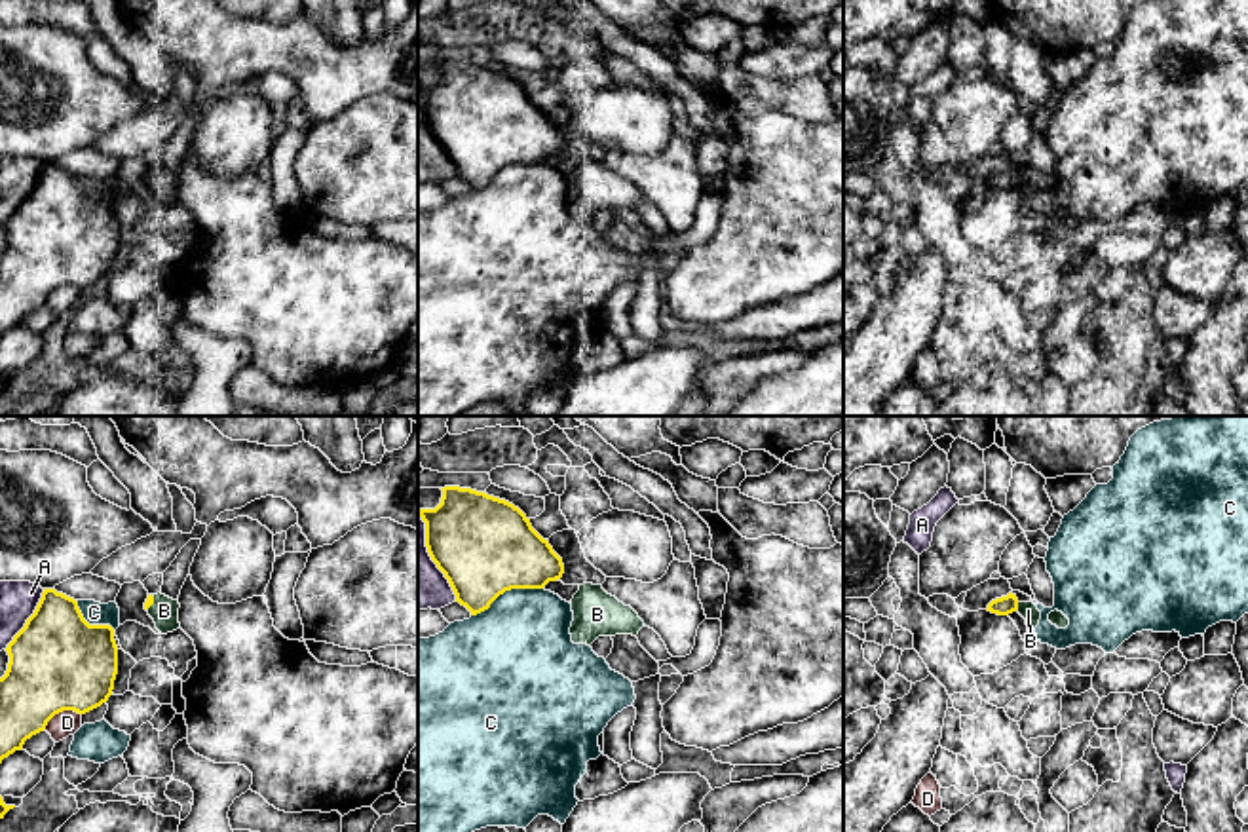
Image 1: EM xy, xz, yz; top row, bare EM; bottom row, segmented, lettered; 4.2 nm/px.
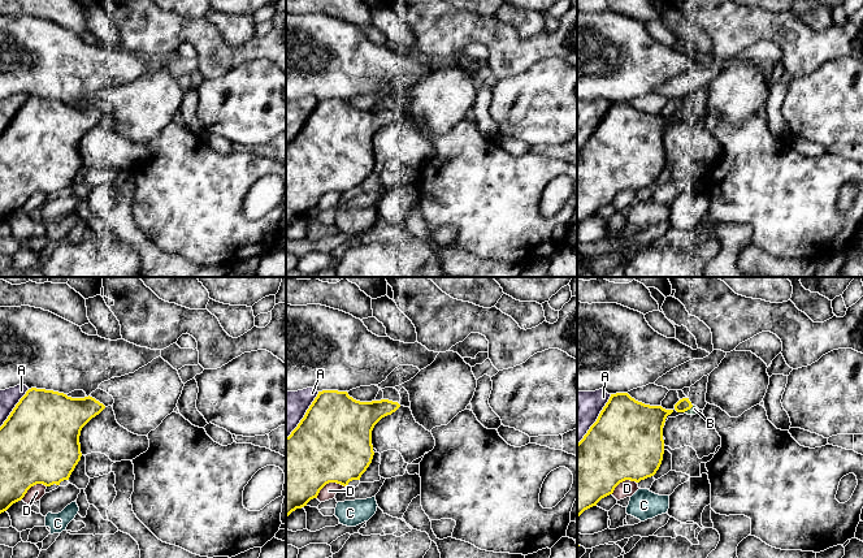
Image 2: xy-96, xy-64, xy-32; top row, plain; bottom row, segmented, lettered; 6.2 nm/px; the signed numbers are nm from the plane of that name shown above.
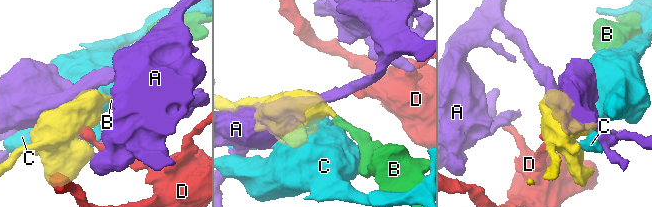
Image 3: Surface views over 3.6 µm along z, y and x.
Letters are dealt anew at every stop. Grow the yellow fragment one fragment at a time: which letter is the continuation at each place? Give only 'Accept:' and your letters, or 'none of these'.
Accept: B

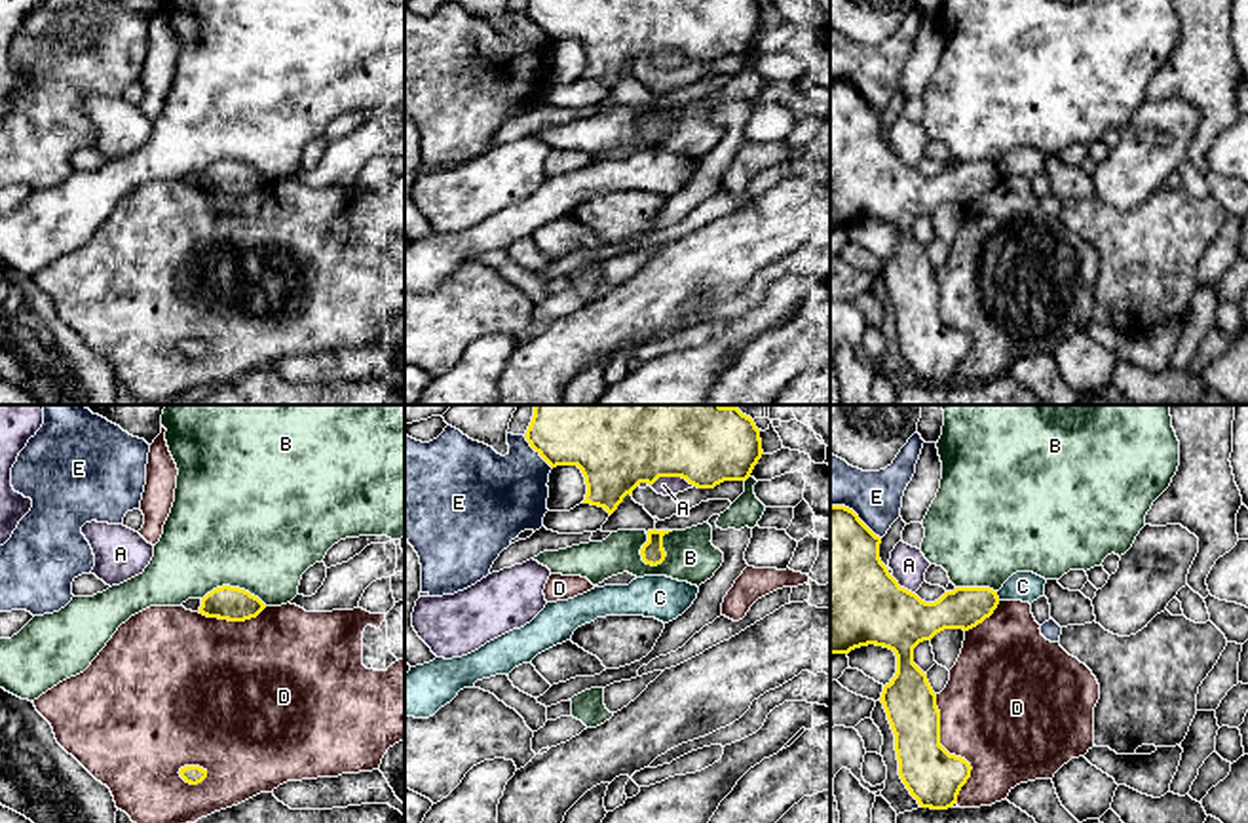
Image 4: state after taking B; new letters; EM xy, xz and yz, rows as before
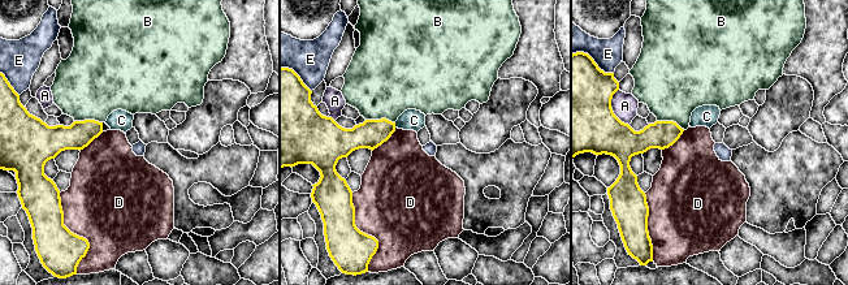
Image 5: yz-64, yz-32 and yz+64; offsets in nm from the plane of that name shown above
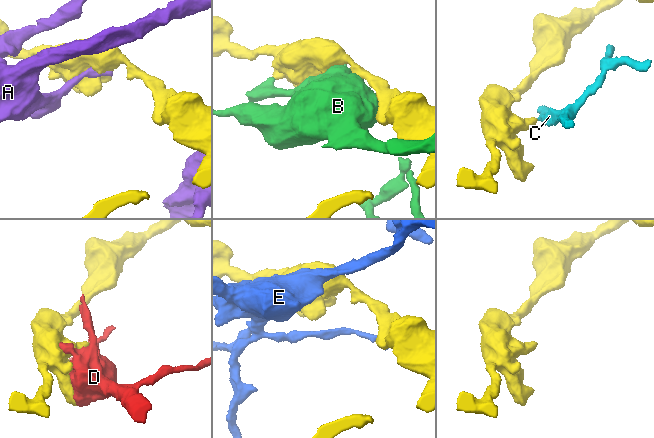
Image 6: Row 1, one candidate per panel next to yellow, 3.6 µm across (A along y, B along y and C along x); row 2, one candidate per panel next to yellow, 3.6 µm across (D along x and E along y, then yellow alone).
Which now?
Accept: none of these

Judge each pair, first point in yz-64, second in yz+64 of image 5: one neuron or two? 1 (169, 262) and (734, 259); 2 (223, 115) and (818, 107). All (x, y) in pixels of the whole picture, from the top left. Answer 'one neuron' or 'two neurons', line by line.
1: one neuron
2: two neurons

